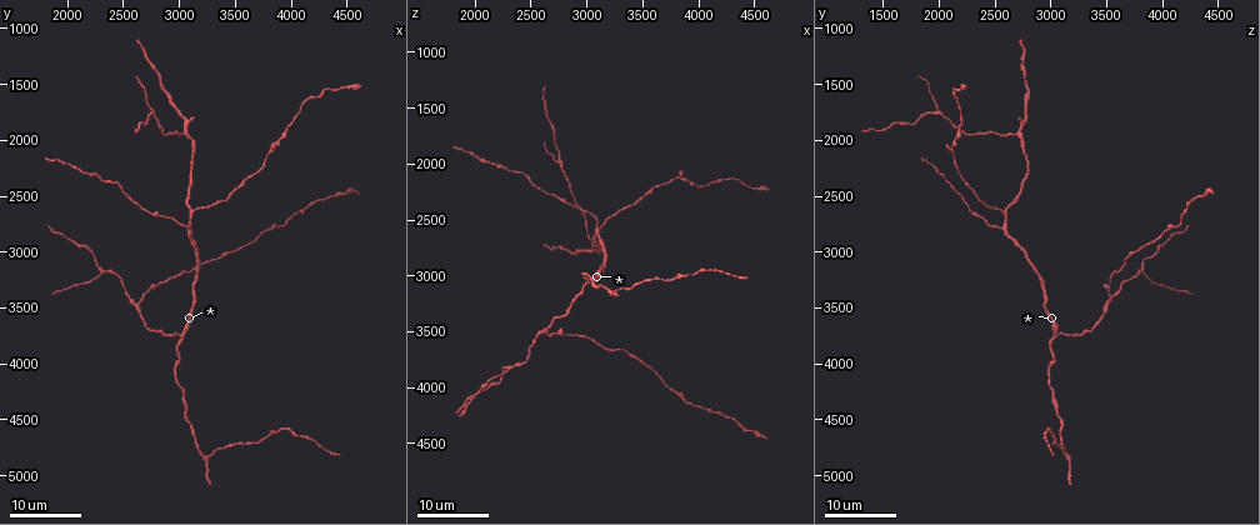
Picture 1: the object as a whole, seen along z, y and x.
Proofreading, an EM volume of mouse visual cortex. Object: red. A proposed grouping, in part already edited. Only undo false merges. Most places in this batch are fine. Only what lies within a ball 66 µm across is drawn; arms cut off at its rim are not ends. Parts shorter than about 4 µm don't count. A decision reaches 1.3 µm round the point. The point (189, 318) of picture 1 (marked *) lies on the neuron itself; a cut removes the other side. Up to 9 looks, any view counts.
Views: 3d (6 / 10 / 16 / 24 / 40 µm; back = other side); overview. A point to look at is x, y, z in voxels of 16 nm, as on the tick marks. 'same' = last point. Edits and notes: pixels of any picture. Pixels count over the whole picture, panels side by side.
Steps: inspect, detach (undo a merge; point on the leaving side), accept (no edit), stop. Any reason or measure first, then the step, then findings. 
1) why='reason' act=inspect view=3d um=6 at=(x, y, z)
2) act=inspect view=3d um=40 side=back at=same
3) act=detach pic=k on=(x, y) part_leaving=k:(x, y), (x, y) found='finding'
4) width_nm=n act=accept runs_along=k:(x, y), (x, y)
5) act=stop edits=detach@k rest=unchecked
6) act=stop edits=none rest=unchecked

why='three arms meet' act=inspect view=3d um=16 at=(3040, 3760, 3020)

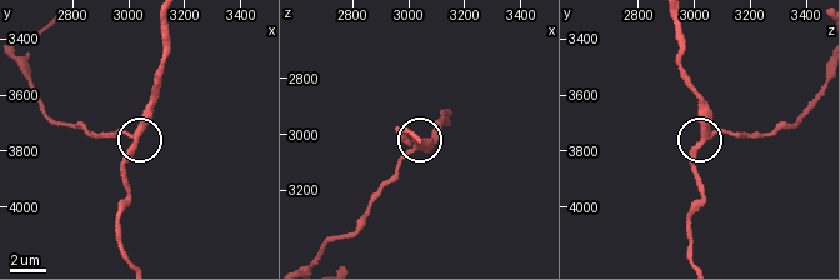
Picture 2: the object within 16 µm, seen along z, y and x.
why='closer look' act=inspect view=3d um=10 at=(3030, 3760, 3040)

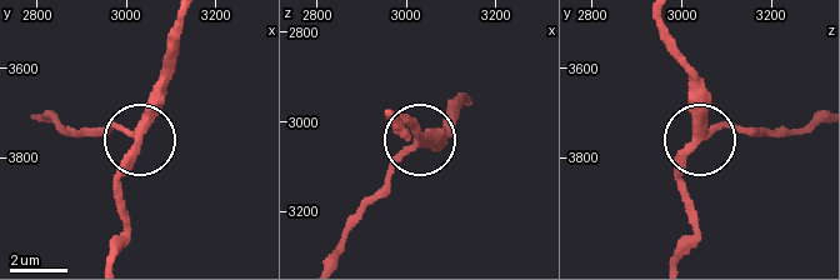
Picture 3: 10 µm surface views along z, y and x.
arms=3 act=accept runs_along=3:(165, 65), (154, 120), (118, 196) found='all the same neuron'

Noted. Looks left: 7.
why='a fork' act=inspect view=3d um=16 at=(2600, 3480, 3480)

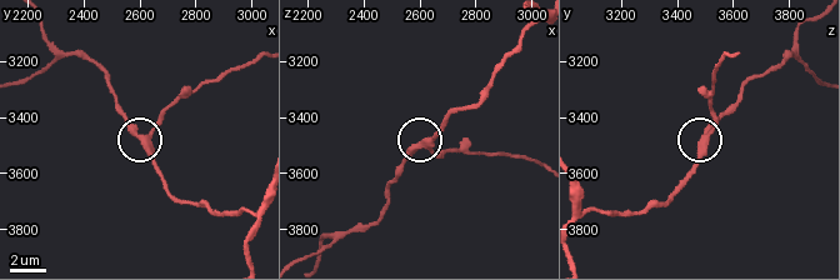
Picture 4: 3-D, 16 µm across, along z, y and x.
act=inspect view=3d um=10 at=(2620, 3480, 3500)

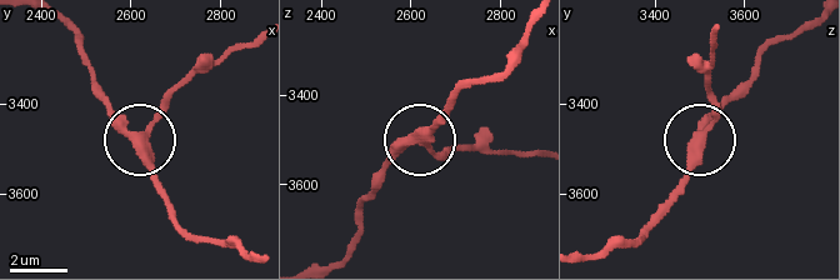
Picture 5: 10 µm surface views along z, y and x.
arms=3 act=accept runs_along=5:(534, 21), (508, 64), (464, 85), (426, 136), (374, 176) found='all the same neuron'

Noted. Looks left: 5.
why='small branch off a trunk' act=inspect view=3d um=24 at=(2280, 3160, 3840)

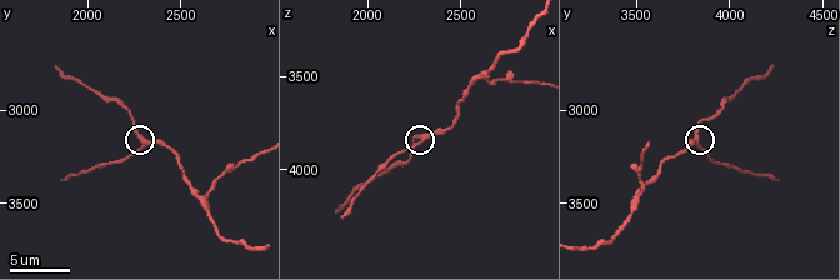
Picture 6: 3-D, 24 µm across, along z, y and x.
act=inspect view=3d um=6 at=(2300, 3160, 3800)

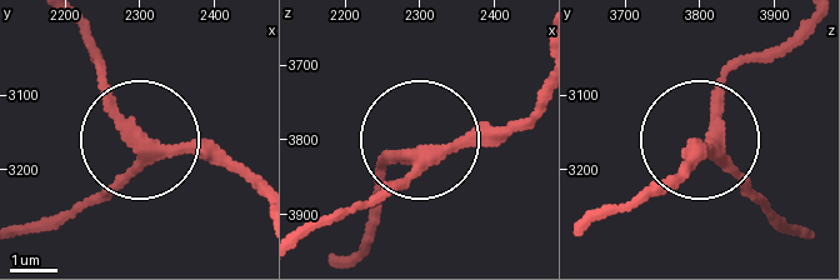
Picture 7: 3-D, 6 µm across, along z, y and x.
act=accept runs_along=7:(538, 100), (483, 140), (426, 149), (343, 216) found='continuous, no second neuron'

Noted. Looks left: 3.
why='three arms meet' act=inspect view=3d um=24 at=(3100, 2620, 2580)

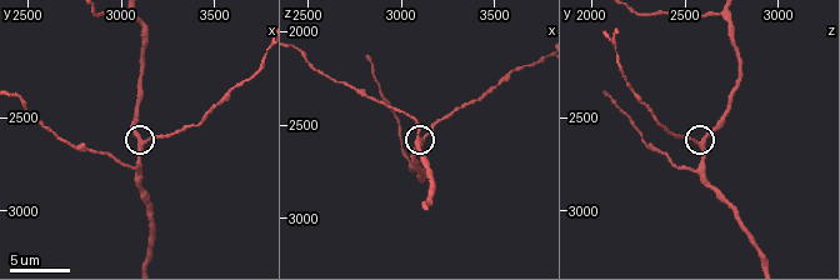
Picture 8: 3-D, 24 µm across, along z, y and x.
act=inspect view=3d um=10 at=(3120, 2640, 2600)

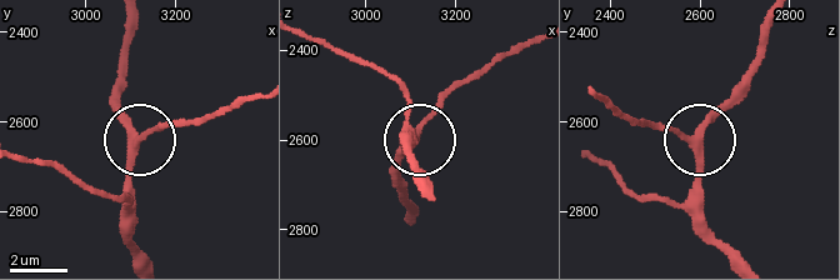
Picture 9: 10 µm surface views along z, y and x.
arms=3 act=accept runs_along=9:(146, 256), (133, 234), (133, 155), (154, 129), (180, 126) found='all the same neuron'

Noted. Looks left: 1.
act=stop edits=none rest=unchecked

